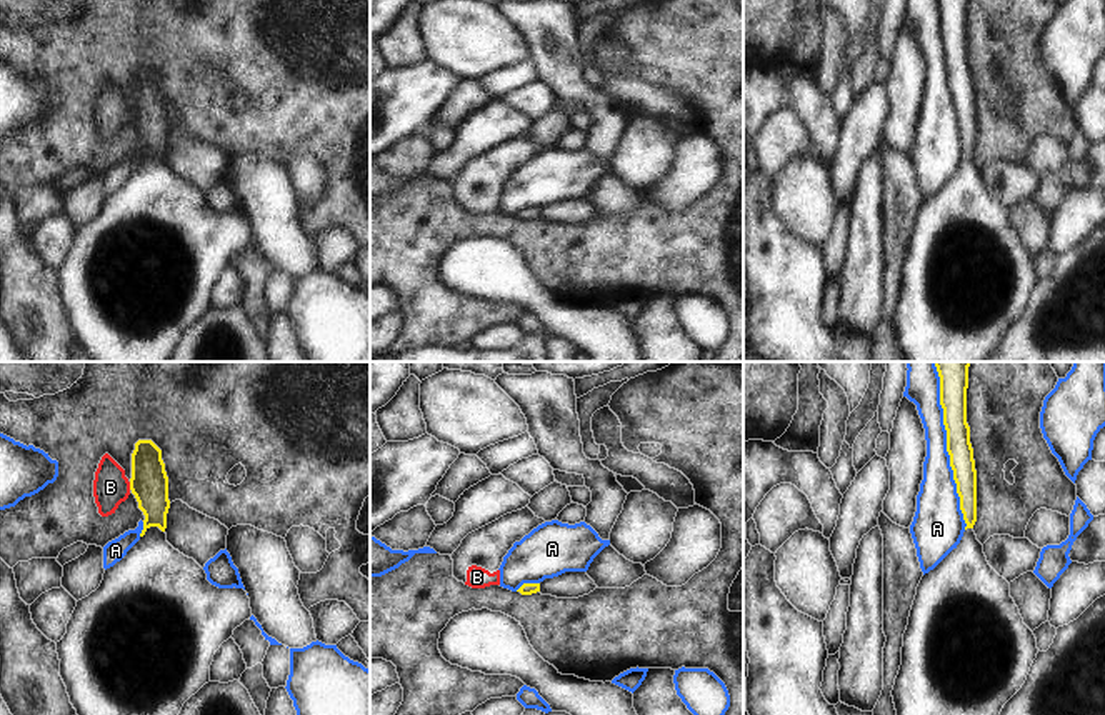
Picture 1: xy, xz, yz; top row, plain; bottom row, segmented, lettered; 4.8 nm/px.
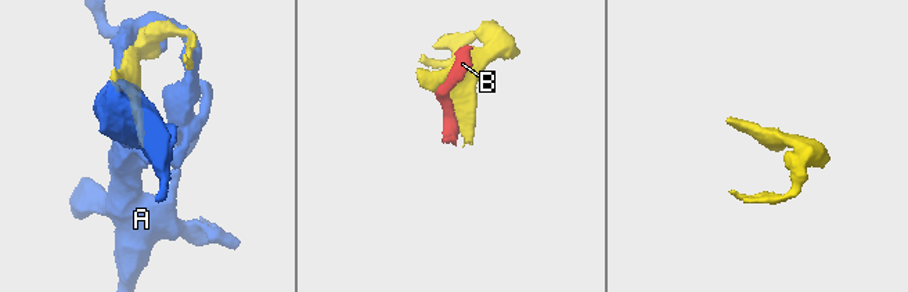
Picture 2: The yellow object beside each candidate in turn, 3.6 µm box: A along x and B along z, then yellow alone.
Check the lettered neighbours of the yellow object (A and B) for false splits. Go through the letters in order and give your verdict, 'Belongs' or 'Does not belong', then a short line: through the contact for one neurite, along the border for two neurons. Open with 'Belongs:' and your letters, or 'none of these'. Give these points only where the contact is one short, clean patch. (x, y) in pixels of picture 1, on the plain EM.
Belongs: none of these
A: Does not belong
B: Does not belong

